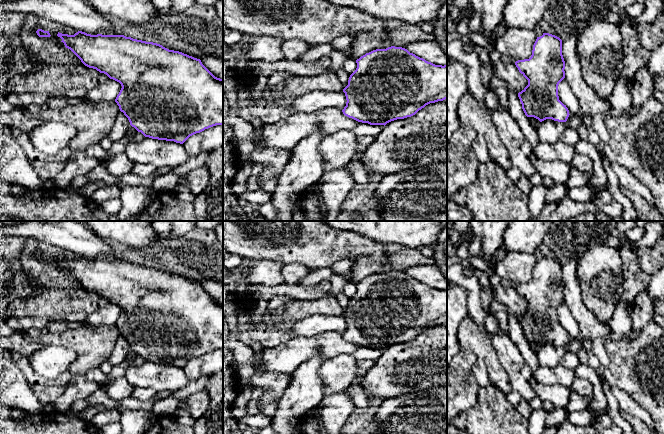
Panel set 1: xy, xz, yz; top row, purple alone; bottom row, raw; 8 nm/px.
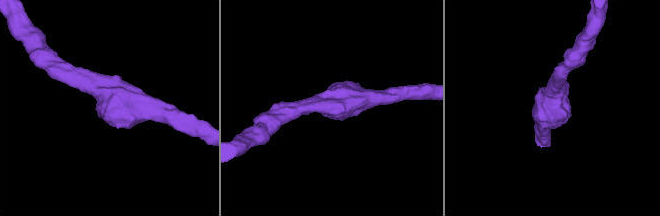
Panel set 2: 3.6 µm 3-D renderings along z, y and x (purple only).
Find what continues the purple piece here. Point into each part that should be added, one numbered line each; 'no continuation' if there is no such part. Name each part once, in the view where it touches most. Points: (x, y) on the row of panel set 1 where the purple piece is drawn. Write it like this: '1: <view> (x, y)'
no continuation

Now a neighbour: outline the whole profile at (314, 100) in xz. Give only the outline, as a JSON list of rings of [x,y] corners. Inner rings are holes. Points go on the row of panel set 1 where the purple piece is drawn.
[[[311,90],[297,97],[290,107],[290,114],[311,113],[327,107],[334,107],[343,110],[346,106],[346,96],[342,92],[323,92]]]

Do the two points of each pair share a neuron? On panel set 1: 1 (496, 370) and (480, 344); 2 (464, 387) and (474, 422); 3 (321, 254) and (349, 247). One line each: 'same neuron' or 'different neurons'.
1: same neuron
2: different neurons
3: same neuron

